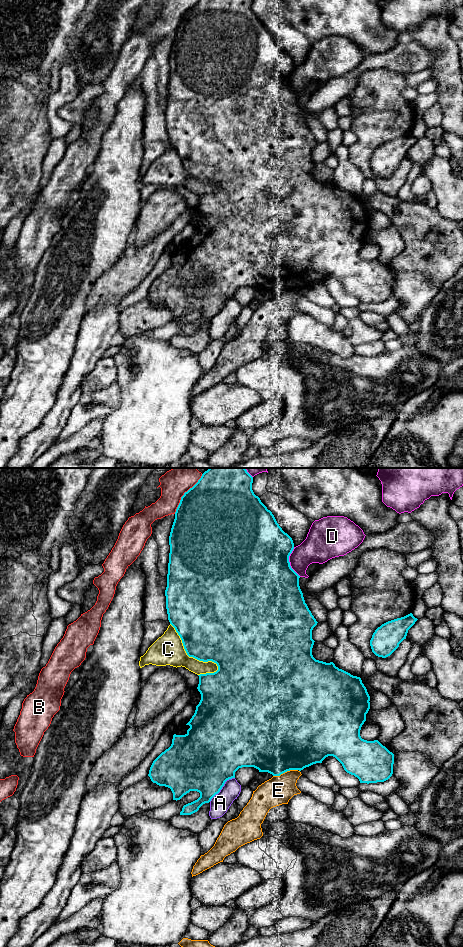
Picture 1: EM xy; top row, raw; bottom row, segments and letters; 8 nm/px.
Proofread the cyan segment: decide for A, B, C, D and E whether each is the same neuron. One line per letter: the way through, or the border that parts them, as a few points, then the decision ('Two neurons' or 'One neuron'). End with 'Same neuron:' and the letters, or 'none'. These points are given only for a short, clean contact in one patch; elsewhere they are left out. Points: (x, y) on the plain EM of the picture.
A: Two neurons
B: Two neurons
C: Two neurons
D: Two neurons
E: Two neurons
Same neuron: none

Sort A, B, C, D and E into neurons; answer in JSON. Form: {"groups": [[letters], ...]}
{"groups": [["A"], ["B"], ["C"], ["D"], ["E"]]}

